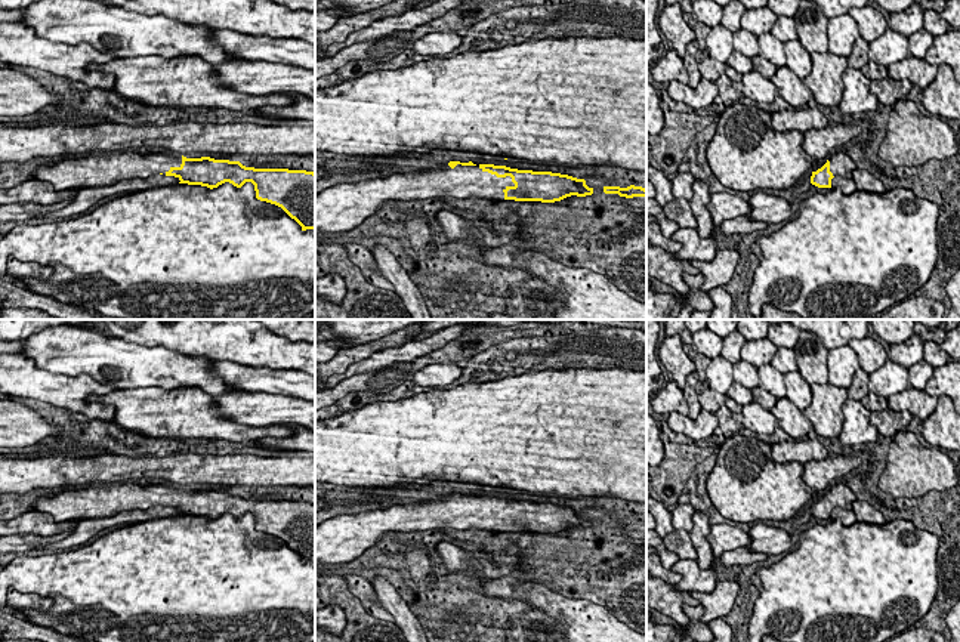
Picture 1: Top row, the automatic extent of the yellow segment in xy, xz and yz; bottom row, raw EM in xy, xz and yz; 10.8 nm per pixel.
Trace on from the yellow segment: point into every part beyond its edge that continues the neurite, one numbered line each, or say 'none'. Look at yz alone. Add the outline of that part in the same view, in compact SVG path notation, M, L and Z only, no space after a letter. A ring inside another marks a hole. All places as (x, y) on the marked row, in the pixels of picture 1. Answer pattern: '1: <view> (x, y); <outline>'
1: yz (840, 164); M837 152L831 157L828 157L830 161L830 172L833 176L842 176L842 178L852 178L852 172L856 169L855 163L852 158L849 158L843 152Z

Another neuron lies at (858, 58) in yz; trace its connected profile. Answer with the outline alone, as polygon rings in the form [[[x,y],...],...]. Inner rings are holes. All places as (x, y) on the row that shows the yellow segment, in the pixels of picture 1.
[[[861,36],[856,37],[853,49],[848,56],[848,67],[855,70],[862,70],[862,67],[870,61],[868,50],[870,50],[870,43],[865,41]]]

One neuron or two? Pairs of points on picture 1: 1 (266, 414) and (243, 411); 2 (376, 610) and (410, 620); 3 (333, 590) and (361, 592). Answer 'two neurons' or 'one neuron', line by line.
1: one neuron
2: two neurons
3: two neurons

